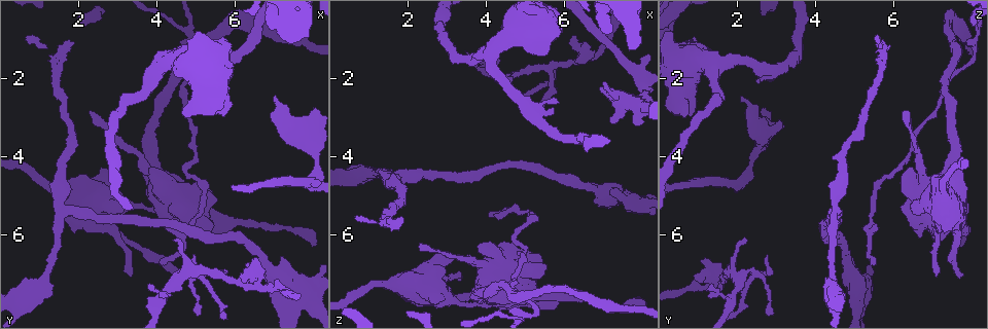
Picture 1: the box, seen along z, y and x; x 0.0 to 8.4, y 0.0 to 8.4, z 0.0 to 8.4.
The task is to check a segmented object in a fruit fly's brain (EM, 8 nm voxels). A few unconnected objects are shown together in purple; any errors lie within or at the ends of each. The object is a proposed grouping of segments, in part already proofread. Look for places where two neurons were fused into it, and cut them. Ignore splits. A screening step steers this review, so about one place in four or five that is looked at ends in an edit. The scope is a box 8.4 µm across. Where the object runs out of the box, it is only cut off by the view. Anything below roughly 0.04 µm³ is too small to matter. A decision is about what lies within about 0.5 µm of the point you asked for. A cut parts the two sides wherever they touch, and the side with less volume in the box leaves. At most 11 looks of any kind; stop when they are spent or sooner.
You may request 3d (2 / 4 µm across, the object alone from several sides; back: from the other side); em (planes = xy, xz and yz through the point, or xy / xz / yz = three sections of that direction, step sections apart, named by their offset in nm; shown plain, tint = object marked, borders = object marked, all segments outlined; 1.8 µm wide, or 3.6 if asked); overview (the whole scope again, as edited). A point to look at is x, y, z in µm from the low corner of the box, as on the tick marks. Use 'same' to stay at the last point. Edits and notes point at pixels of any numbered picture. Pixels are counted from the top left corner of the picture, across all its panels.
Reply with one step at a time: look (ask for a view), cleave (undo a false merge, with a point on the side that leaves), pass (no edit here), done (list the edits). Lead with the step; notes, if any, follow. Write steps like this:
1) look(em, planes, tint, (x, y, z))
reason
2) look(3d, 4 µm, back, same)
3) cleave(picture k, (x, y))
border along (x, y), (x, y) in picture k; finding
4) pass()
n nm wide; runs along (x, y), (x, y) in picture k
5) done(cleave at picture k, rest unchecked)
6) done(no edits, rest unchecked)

look(3d, 2 µm, (4.70, 4.35, 6.05))
abrupt turn

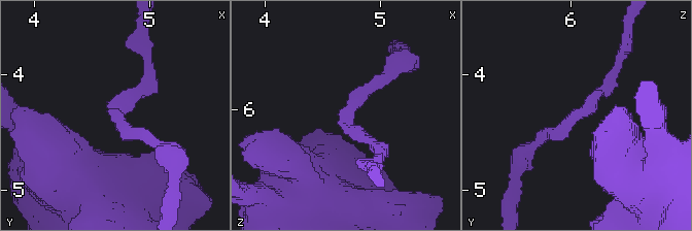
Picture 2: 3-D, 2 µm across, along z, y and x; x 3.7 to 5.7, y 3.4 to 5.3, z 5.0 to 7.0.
look(em, yz, step 4, tint, (4.74, 4.36, 6.06))
now the EM

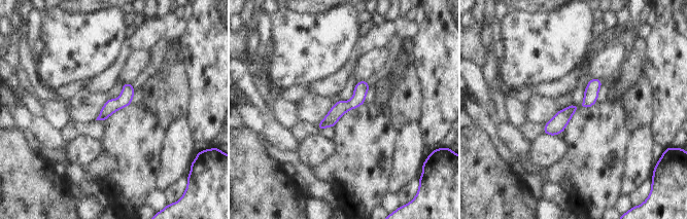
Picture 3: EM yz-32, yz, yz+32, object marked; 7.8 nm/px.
pass()
runs along (597, 81), (582, 106), (546, 131) in picture 3; one neuron here

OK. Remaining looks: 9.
look(3d, 4 µm, (1.75, 4.85, 7.20))
sudden change in width

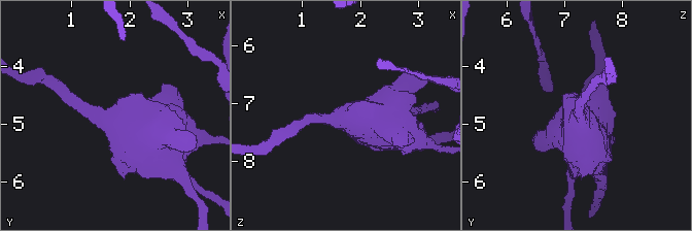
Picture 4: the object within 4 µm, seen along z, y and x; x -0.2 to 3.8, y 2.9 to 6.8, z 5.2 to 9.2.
look(em, 3.6 µm, planes, borders, (1.70, 4.95, 7.20))
now the EM

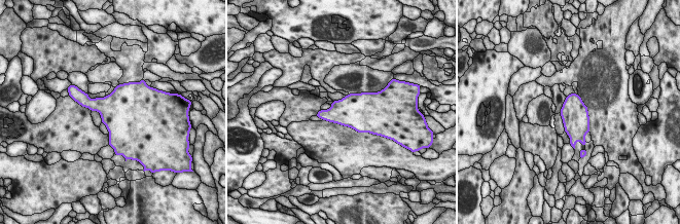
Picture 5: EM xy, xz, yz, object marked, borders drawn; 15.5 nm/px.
pass()
continuous, no second neuron

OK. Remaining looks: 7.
look(em, 3.6 µm, xz, step 16, tint, (7.60, 3.40, 2.65))
calibre changes

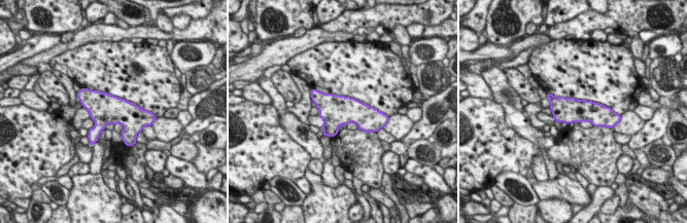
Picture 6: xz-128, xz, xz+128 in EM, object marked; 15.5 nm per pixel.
look(em, 3.6 µm, planes, tint, same)
cut it another way

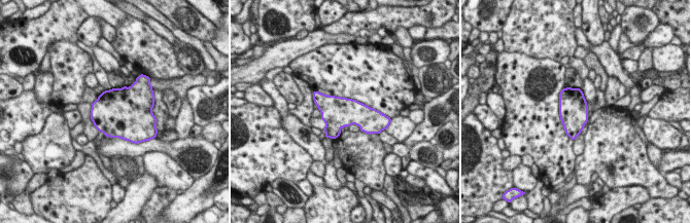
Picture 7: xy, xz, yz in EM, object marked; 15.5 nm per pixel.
pass()
440 nm wide; continuous, no second neuron

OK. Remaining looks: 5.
look(em, 3.6 µm, xy, step 16, tint, (4.40, 2.10, 7.35))

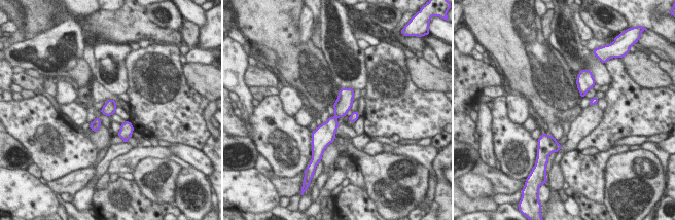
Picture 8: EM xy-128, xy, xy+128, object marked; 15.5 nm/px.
look(em, 3.6 µm, planes, tint, same)

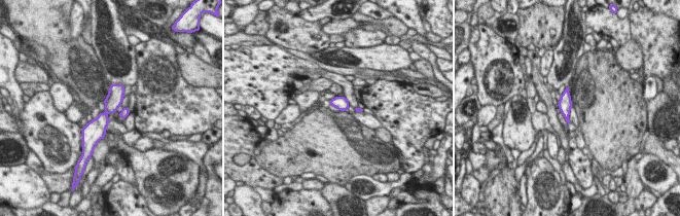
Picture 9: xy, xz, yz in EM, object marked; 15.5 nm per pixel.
pass()
runs along (119, 86), (99, 124), (99, 135) in picture 9; continuous, no second neuron

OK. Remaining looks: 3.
done(no edits, rest unchecked)

